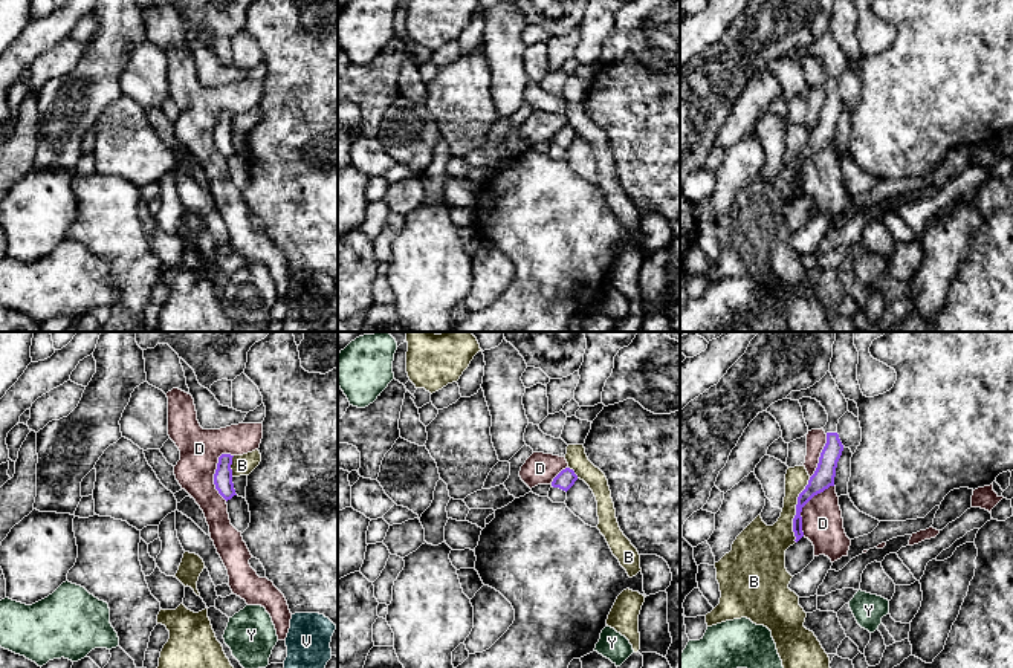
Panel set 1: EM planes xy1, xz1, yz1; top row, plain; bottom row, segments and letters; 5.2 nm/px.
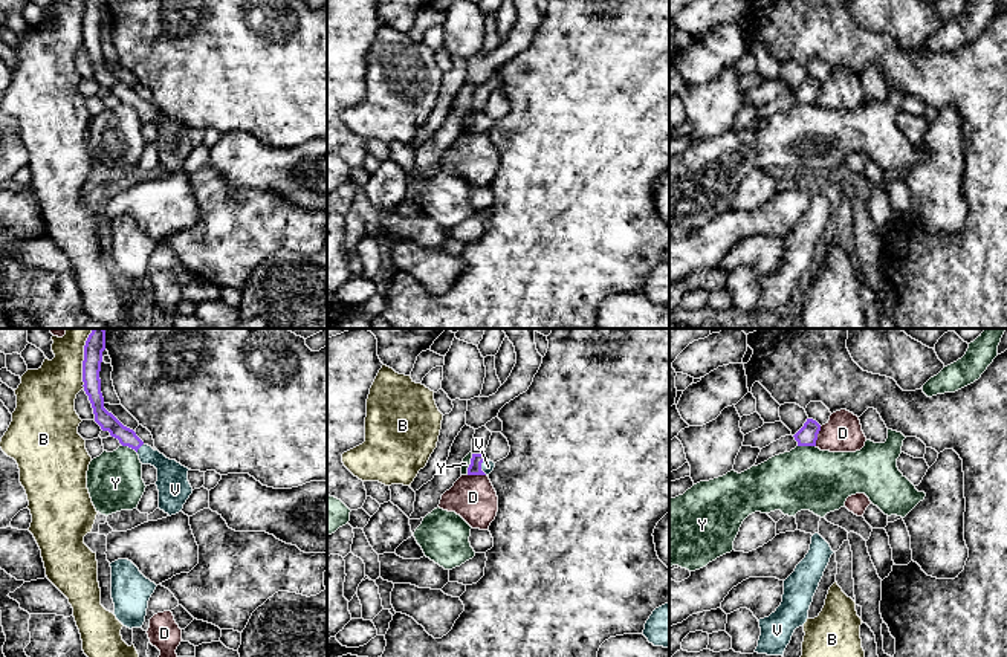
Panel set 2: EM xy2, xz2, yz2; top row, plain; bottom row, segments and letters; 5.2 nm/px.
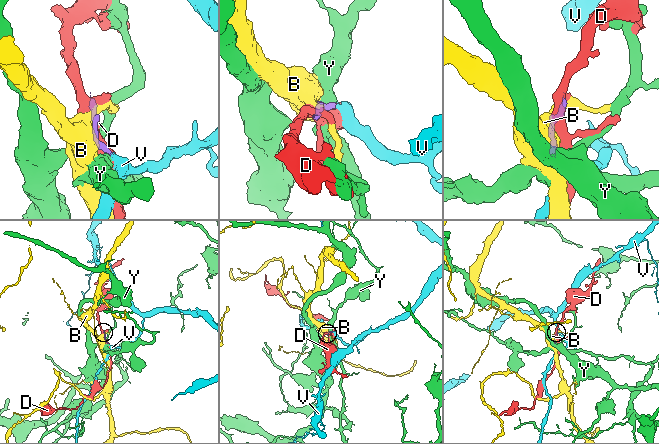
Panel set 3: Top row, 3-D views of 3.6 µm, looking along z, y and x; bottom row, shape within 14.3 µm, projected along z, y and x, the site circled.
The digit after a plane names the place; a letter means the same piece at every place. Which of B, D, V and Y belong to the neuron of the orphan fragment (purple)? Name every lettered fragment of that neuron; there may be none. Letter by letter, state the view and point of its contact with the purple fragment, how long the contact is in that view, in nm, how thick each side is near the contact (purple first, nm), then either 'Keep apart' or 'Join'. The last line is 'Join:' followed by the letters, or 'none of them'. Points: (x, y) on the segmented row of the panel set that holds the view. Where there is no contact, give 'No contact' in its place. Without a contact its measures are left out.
B: Touches purple at yz1 (796, 509). Shared border 360 nm. Thickness 110 nm (purple) against 220 nm. Keep apart
D: Touches purple at yz1 (804, 505). Shared border 320 nm. Thickness 110 nm (purple) against 220 nm. Keep apart
V: Touches purple at xz2 (480, 466). Shared border 100 nm. Thickness 70 nm (purple) against 70 nm. Join
Y: Touches purple at xz2 (469, 465). Shared border 120 nm. Thickness 70 nm (purple) against 50 nm. Keep apart
Join: V

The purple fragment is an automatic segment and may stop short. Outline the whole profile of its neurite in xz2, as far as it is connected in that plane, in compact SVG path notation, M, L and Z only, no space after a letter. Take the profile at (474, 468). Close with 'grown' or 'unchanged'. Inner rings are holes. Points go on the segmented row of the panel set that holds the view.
M472 454L468 475L489 475L495 468L495 463L487 460L483 454Z; grown

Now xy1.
M222 454L214 474L215 489L226 501L237 495L232 483L232 457L231 454Z; unchanged

